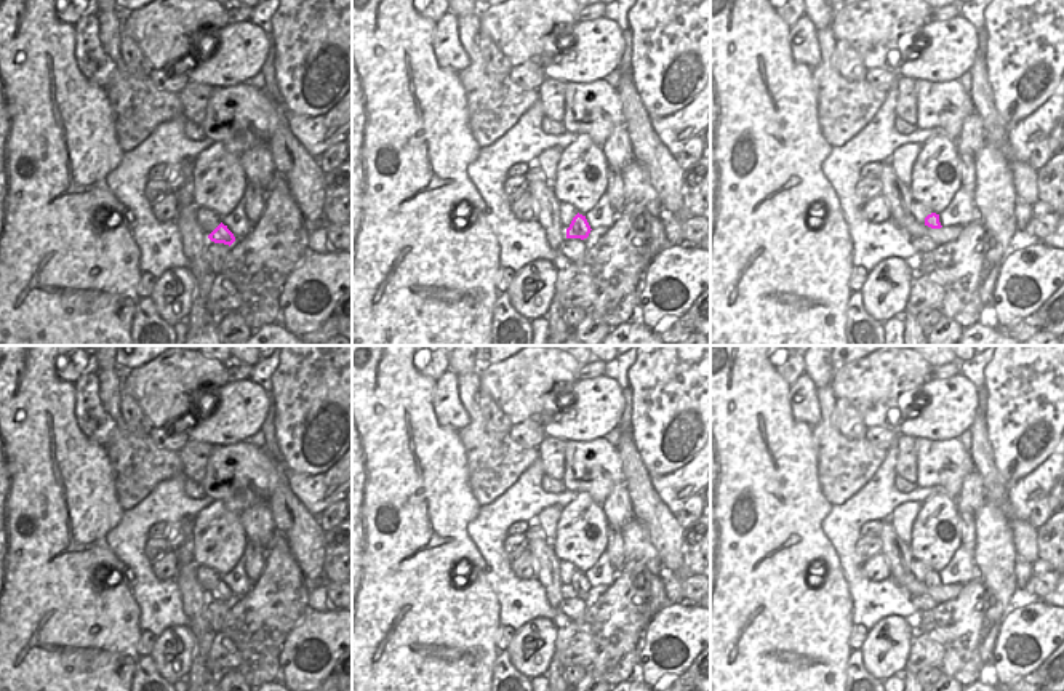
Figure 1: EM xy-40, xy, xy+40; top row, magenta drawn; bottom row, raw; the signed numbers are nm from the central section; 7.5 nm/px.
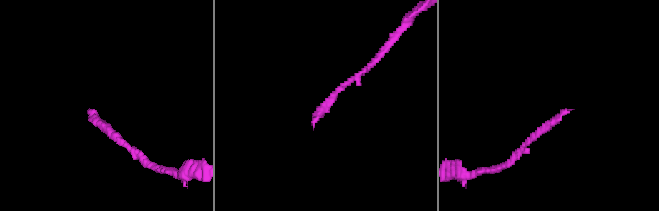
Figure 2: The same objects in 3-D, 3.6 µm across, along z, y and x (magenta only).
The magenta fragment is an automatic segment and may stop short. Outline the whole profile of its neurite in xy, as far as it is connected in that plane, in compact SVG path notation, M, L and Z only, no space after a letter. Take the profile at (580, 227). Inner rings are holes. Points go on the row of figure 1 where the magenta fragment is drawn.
M576 214L570 224L570 227L566 229L566 238L587 238L590 234L590 226L586 219L586 216L582 214Z

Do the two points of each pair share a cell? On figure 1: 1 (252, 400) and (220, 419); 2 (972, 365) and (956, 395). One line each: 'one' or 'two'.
1: one
2: two

